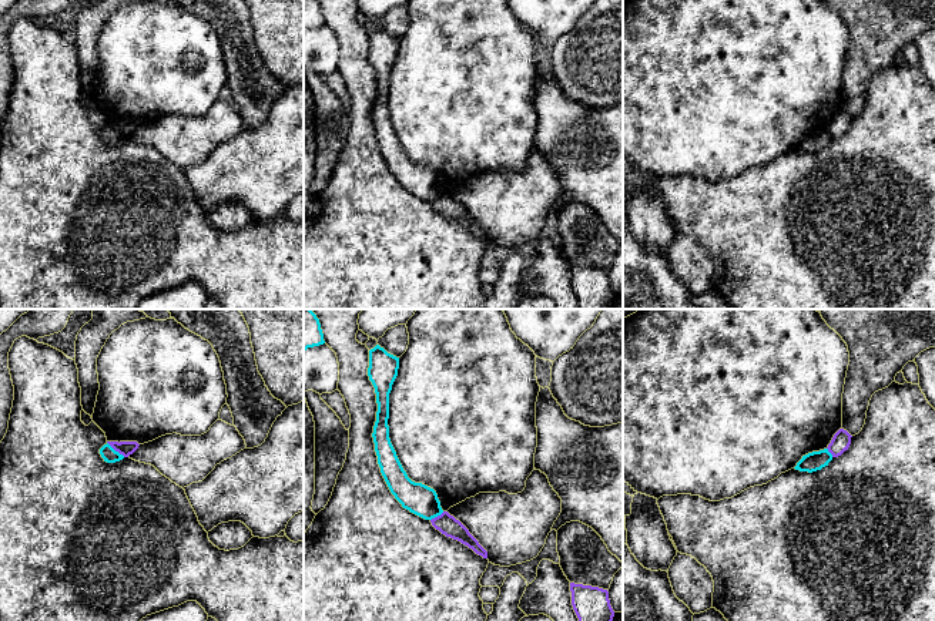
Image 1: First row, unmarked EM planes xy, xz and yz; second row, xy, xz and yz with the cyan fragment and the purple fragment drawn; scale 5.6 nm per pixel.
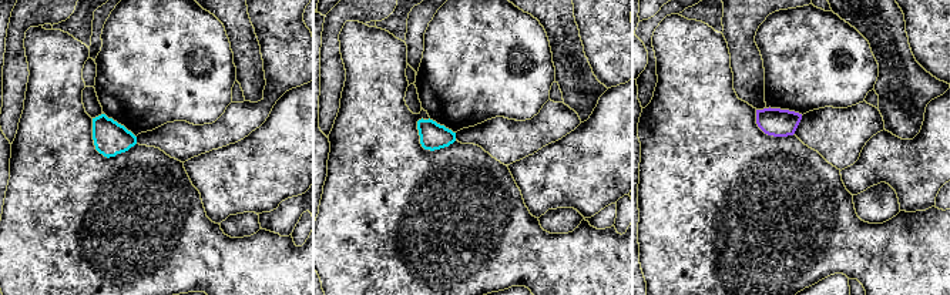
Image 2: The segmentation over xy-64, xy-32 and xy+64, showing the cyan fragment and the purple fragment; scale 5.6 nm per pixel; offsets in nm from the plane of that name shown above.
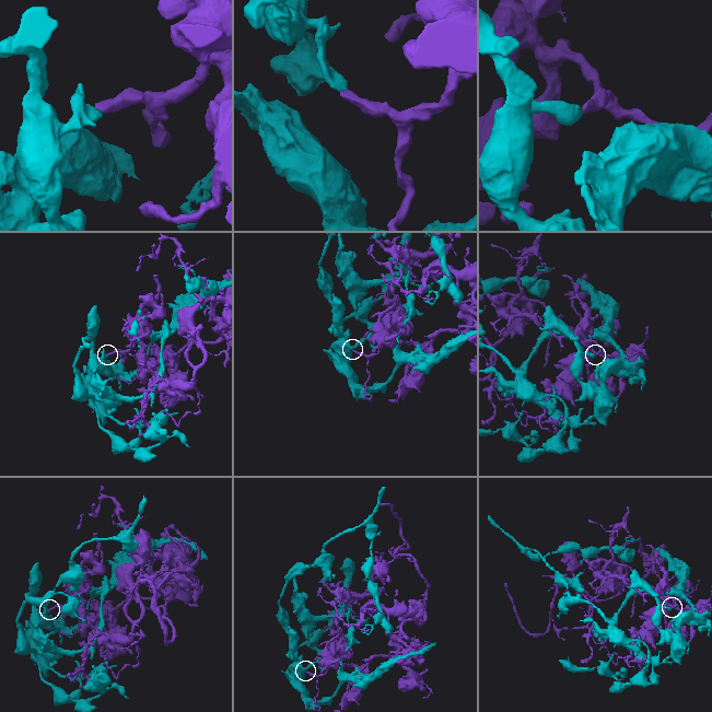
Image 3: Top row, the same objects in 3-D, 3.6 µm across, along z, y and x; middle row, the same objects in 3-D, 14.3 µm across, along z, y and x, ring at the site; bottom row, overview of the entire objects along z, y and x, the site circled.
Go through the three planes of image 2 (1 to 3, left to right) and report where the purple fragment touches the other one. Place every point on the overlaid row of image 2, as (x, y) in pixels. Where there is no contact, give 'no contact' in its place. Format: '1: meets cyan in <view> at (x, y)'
1: no contact
2: no contact
3: no contact

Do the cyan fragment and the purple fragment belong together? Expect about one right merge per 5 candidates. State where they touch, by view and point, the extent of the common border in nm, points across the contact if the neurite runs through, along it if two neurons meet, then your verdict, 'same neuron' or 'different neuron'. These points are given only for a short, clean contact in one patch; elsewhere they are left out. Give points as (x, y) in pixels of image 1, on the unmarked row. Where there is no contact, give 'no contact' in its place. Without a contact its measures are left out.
contact xy (114, 131); length 130 nm; border xy (107, 123), (124, 137); different neuron

